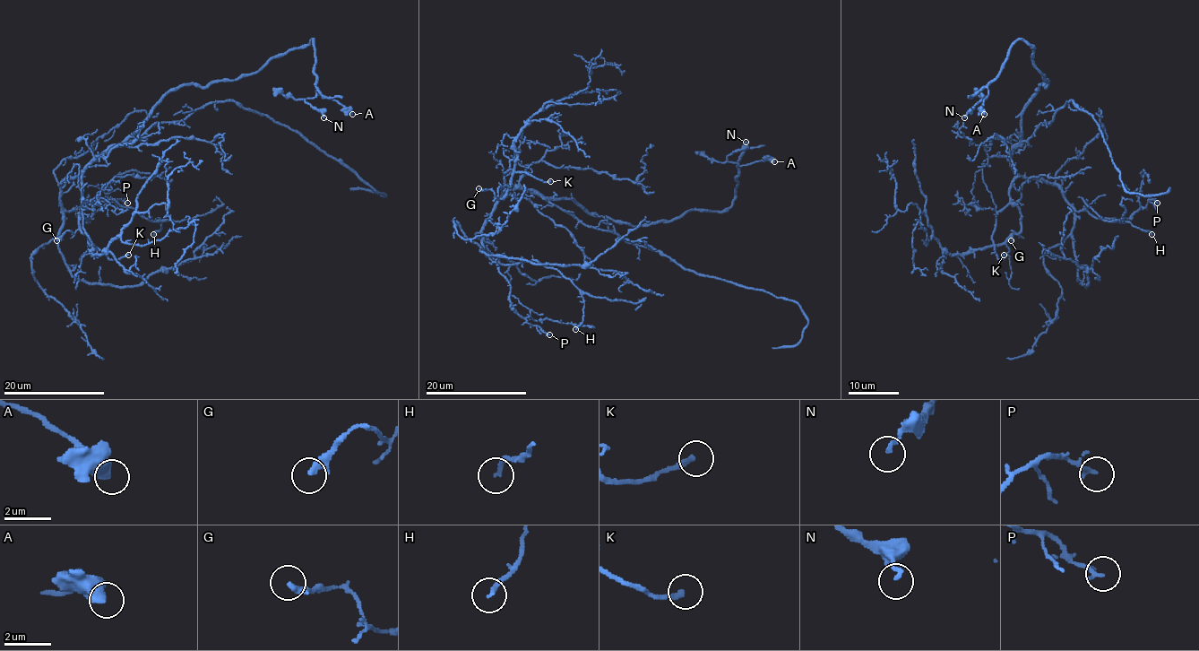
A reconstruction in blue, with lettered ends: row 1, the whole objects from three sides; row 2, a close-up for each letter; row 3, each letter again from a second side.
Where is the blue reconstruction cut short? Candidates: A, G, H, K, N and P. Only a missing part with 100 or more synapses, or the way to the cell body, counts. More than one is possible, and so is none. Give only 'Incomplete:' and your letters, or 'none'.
Incomplete: none

